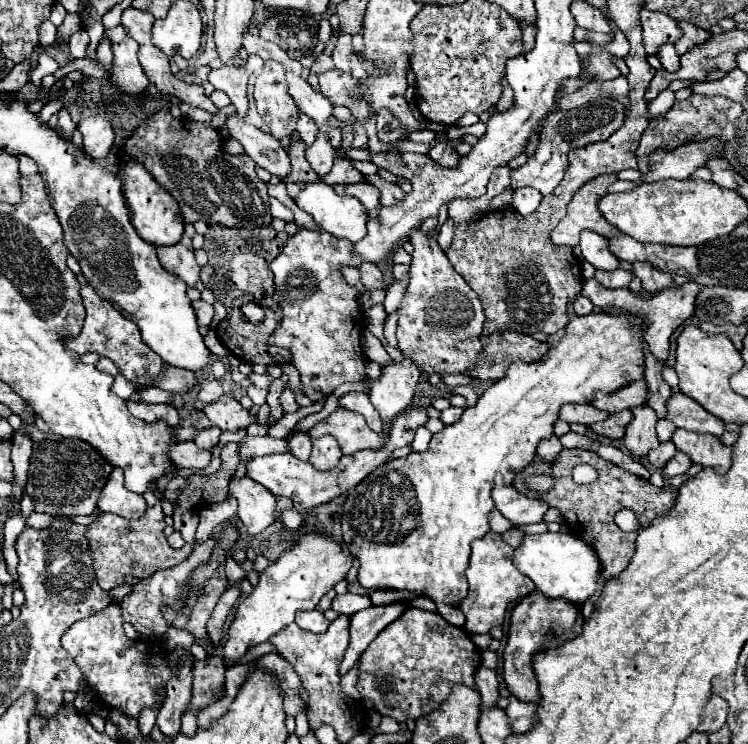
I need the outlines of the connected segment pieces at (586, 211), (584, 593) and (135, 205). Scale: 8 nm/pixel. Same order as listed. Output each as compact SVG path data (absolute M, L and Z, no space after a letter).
M599 175L585 183L571 199L567 207L567 215L559 221L559 225L551 233L551 241L555 245L571 245L579 243L579 233L583 229L595 231L607 239L619 237L621 231L605 221L599 213L597 203L607 193L607 187L617 181L617 175Z
M549 531L543 535L527 535L523 537L523 545L519 545L513 553L513 565L521 569L521 573L525 573L545 597L583 603L597 589L599 569L595 549L573 535Z
M127 159L123 163L121 179L123 179L125 201L131 211L131 221L133 221L133 227L137 229L139 237L143 237L145 241L149 241L157 247L179 243L179 239L183 235L183 219L179 213L179 205L175 205L175 199L159 183L155 183L153 177L147 173L147 169L143 169L143 165L135 159Z

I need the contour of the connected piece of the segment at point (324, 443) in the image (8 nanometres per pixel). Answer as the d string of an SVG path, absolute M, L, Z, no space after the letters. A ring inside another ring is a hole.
M321 437L321 441L313 443L309 463L319 471L329 471L339 463L341 457L343 457L343 453L341 453L337 441L333 437Z

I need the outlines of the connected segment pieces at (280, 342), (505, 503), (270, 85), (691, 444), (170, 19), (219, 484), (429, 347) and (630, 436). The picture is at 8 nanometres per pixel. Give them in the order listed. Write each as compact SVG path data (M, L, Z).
M299 227L295 235L287 239L283 251L271 261L271 271L275 273L275 301L281 307L281 323L267 337L269 345L285 347L291 351L291 363L301 375L303 393L311 401L319 401L333 393L345 381L365 381L365 355L361 349L361 329L365 327L365 313L357 303L357 291L345 281L341 267L359 267L359 261L351 257L351 243L347 239L337 239L329 233L309 231Z
M495 477L495 487L493 487L493 501L495 507L513 523L513 525L529 525L529 523L539 523L543 521L543 513L549 509L549 505L541 499L533 499L523 495L521 491L515 489L515 485L505 485L503 481L497 481Z
M267 61L255 81L255 103L261 119L269 125L275 139L285 139L295 131L299 109L287 93L285 71L277 61Z
M677 429L671 441L679 451L687 453L697 465L721 471L721 475L725 475L731 467L731 449L721 445L715 435Z
M175 1L163 21L155 21L153 25L153 45L161 49L167 57L181 55L185 59L191 59L199 47L201 47L201 33L203 33L203 23L199 17L197 7L191 1Z
M228 442L226 445L220 454L223 467L209 477L199 477L199 475L189 477L189 487L181 491L173 513L173 521L175 521L173 527L177 531L181 527L183 511L191 511L197 507L201 509L201 503L211 505L211 503L223 503L227 499L227 485L237 469L239 455L237 455L237 443Z
M415 229L409 241L413 245L413 261L409 267L409 287L397 309L399 349L423 373L465 373L477 363L483 349L479 337L485 313L479 297L465 285L431 233Z
M643 405L643 407L635 407L631 413L633 413L633 421L627 425L623 443L635 459L647 459L647 453L659 447L659 439L655 433L655 423L657 423L655 411Z

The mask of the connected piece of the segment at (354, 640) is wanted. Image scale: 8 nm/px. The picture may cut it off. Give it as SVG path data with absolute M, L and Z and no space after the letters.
M405 601L389 603L389 605L371 605L351 617L351 643L341 663L341 673L347 673L351 665L359 659L359 655L367 649L367 645L393 621L397 621L407 611Z

